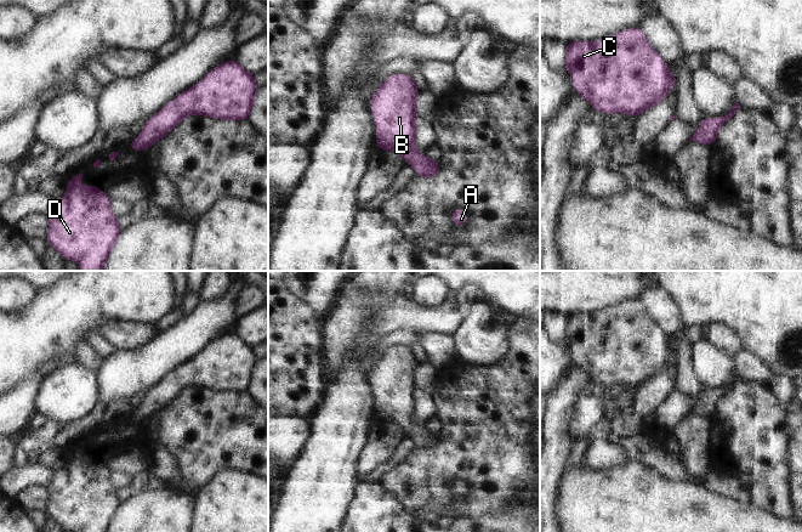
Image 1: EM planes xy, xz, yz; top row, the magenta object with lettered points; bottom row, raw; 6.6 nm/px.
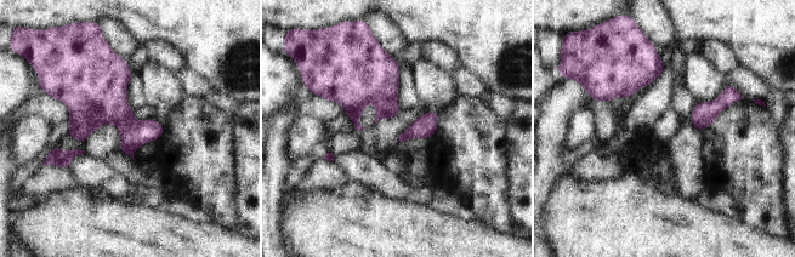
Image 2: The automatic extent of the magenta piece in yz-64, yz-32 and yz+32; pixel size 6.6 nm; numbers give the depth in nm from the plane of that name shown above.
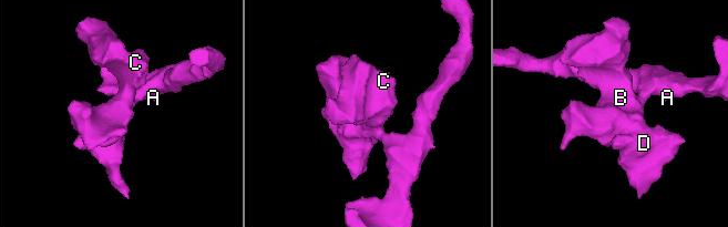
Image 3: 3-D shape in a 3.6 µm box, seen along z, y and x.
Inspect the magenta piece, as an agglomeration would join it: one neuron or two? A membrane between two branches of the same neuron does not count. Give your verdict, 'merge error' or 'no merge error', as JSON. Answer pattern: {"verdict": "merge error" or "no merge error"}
{"verdict": "no merge error"}

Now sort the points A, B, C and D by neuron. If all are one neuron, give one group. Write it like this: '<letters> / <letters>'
A B C D

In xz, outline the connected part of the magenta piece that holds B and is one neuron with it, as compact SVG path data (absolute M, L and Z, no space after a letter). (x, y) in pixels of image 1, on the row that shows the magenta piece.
M396 73L391 74L383 81L371 97L370 107L372 111L374 123L376 125L376 148L382 152L393 151L399 153L410 165L416 175L430 180L440 171L438 160L427 158L423 153L416 152L416 100L421 92L416 87L416 80L411 75Z

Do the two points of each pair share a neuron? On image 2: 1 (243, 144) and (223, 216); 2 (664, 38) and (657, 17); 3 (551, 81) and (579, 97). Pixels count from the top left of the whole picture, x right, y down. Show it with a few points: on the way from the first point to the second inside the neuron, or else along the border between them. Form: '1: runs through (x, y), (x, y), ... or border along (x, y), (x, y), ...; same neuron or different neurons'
1: border along (234, 146), (234, 204); different neurons
2: runs through (662, 33), (657, 27), (657, 22); same neuron
3: border along (564, 79), (545, 100); different neurons

